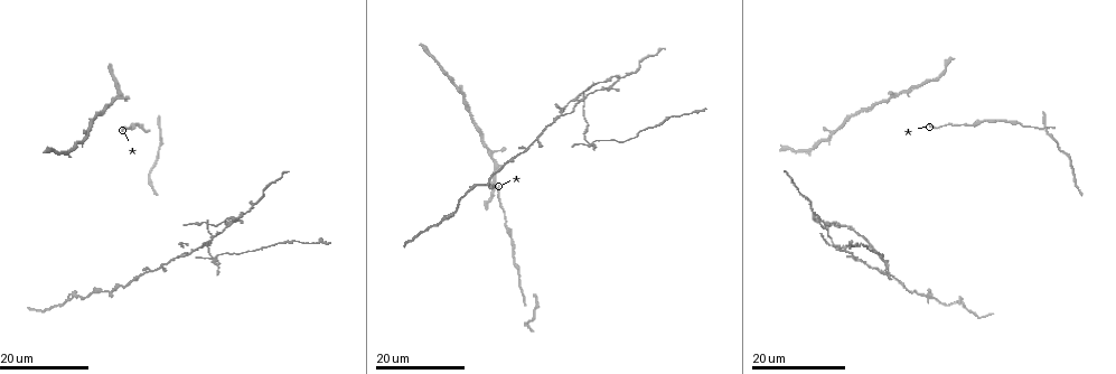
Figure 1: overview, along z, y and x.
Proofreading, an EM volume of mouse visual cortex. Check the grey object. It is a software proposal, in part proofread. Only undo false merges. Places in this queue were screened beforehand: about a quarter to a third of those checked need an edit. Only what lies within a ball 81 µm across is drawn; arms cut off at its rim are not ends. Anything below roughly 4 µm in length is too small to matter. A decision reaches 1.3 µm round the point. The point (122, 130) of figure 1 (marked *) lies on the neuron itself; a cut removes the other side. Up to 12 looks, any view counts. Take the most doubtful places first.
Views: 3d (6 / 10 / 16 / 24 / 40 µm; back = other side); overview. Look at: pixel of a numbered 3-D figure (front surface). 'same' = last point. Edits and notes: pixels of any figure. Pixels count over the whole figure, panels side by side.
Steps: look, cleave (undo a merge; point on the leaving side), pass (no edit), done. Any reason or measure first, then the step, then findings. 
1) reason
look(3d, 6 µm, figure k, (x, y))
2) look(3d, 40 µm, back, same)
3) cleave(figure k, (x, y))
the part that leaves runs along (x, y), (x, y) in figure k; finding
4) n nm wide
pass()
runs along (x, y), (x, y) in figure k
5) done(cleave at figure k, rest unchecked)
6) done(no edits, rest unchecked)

small branch off a trunk
look(3d, 16 µm, figure 1, (200, 248))

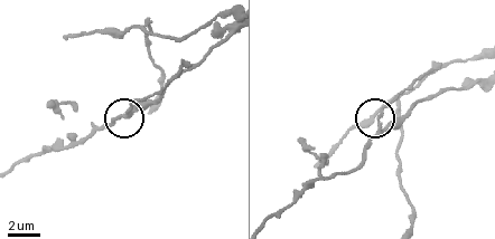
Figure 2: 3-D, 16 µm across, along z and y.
look(3d, 10 µm, figure 2, (378, 122))

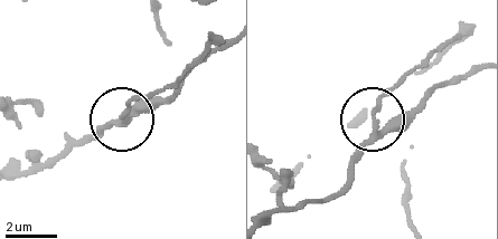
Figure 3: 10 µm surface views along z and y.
side arm 7 µm; 3 arms
pass()
one neuron here

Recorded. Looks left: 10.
branch point
look(3d, 16 µm, figure 1, (815, 215))

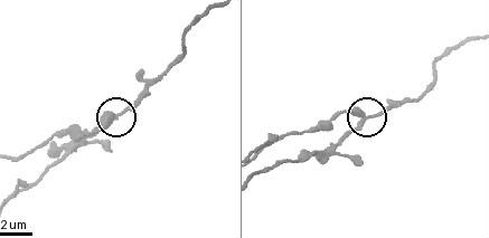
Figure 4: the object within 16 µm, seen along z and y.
look(3d, 10 µm, figure 4, (363, 122))

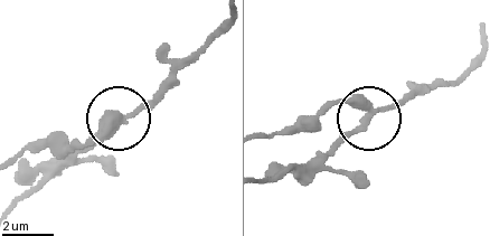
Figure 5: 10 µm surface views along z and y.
side arm 17 µm
cleave(figure 5, (340, 101))
the part that leaves runs along (365, 109), (335, 102), (264, 134) in figure 5; a second neuron is stuck on

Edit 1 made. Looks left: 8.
redraw
look(overview)

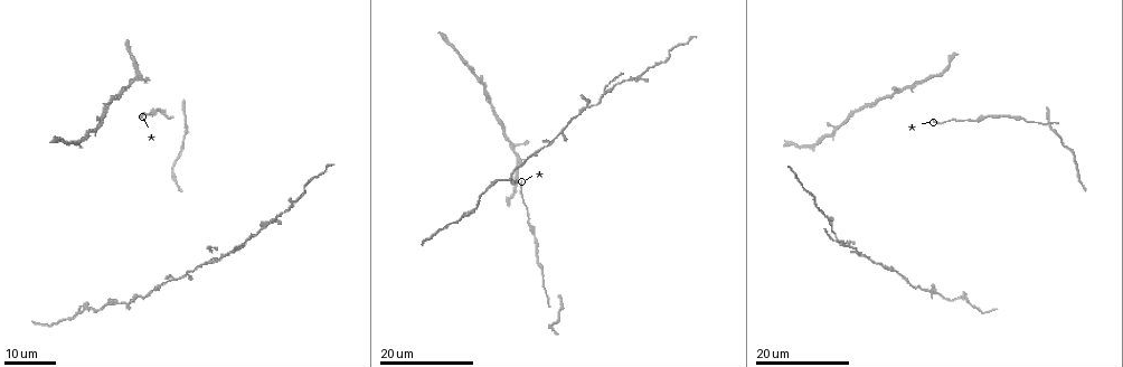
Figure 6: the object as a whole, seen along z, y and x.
a fork
look(3d, 16 µm, figure 6, (172, 280))

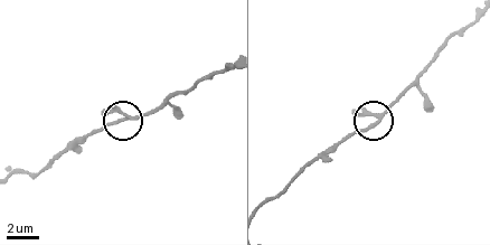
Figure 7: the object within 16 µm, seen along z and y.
look(3d, 6 µm, figure 7, (380, 120))

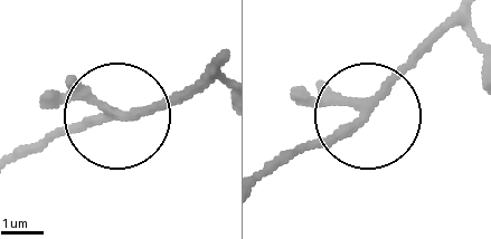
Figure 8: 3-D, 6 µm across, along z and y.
pass()
all the same neuron

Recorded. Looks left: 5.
sudden change in width
look(3d, 16 µm, figure 6, (588, 106))

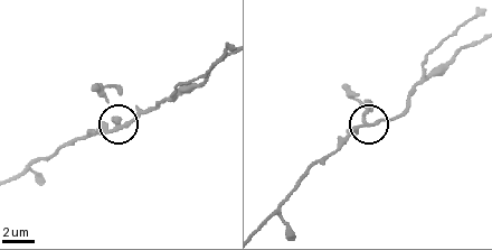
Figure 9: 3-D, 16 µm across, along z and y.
look(3d, 10 µm, figure 9, (110, 129))

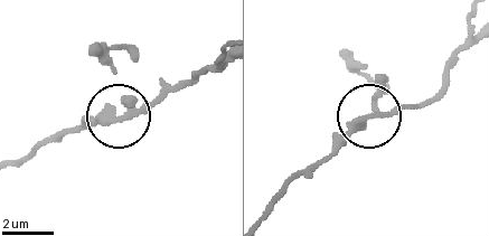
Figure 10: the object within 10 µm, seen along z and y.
3 arms
pass()
all the same neuron

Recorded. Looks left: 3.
look(3d, 16 µm, figure 6, (831, 134))

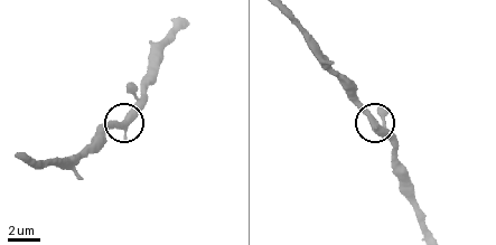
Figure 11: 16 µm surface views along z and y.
look(3d, 10 µm, figure 11, (374, 123))

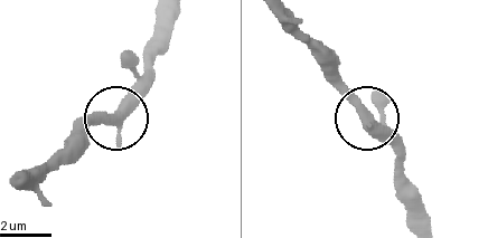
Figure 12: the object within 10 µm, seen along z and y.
pass()
one neuron here

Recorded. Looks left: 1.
done(cleave at figure 5, rest unchecked)

